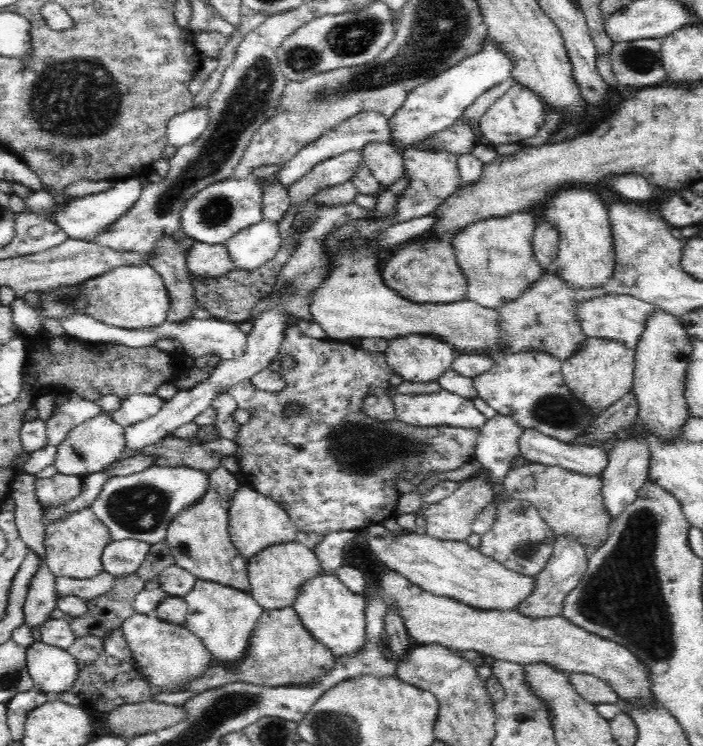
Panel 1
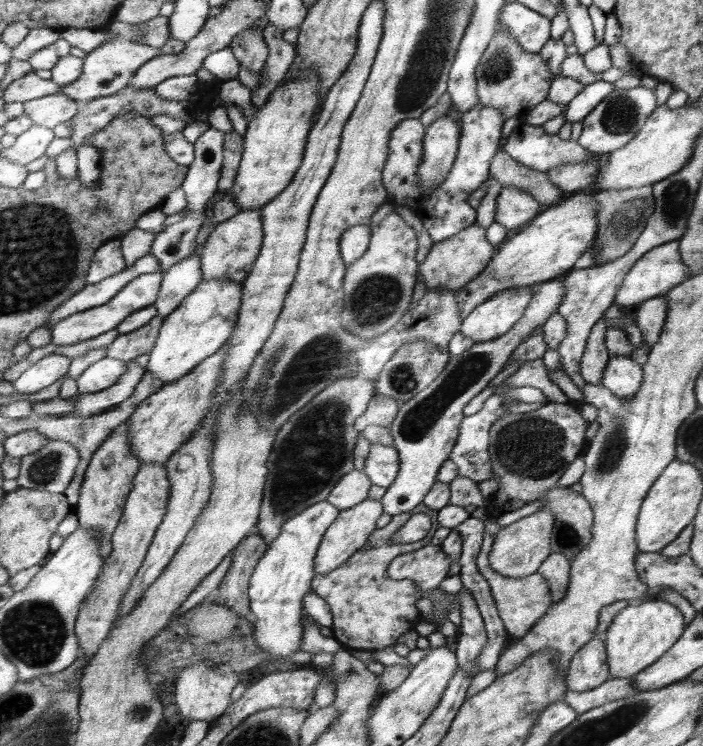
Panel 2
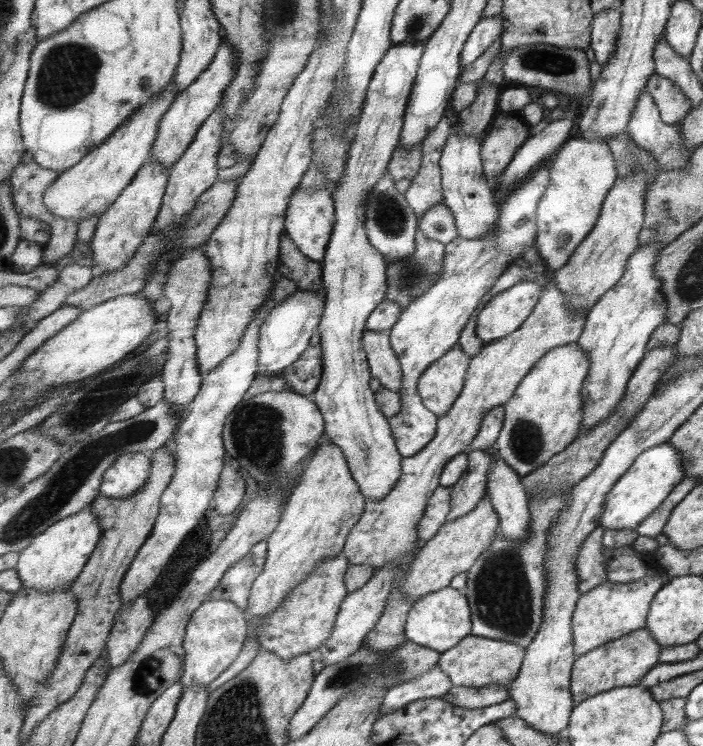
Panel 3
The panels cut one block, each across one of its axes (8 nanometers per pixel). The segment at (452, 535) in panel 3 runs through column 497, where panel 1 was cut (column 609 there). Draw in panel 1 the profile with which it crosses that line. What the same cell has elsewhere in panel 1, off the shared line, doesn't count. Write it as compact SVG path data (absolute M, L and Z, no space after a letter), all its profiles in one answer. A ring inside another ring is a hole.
M534 463L508 472L503 486L509 500L531 502L549 524L554 537L563 536L578 542L588 551L588 556L611 538L616 518L606 510L603 480L599 476L583 476L563 470L560 466Z

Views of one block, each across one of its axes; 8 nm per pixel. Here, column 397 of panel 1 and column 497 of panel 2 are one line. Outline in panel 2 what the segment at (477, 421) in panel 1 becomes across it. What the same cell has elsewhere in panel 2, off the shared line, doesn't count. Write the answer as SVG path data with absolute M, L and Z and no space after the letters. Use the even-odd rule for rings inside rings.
M533 386L515 387L509 390L509 393L503 395L497 393L493 394L493 396L489 396L489 398L485 400L485 404L483 404L483 409L474 416L465 417L460 425L460 437L450 457L450 460L453 460L457 464L460 476L471 478L477 483L483 480L491 480L494 476L492 474L489 432L491 432L491 426L494 426L495 421L502 416L502 405L505 399L519 399L522 400L522 402L529 403L543 403L548 400L545 392L543 392L541 388L535 388Z

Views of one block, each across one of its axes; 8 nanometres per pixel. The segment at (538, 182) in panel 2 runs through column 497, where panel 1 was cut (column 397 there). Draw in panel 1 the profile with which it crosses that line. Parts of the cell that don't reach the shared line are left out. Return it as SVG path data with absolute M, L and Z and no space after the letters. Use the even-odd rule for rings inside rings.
M368 142L361 150L362 160L365 165L372 171L372 174L378 179L383 186L392 186L394 182L400 180L406 173L406 167L403 161L402 153L396 152L396 149L388 142Z

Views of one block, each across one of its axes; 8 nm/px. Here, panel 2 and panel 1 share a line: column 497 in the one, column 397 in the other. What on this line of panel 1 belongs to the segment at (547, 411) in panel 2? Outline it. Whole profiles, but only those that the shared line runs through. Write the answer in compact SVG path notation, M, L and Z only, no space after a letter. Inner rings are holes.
M292 325L287 328L286 336L282 341L282 346L280 346L280 352L276 355L276 358L271 362L270 368L281 374L286 380L287 385L284 390L280 391L280 394L272 393L270 391L265 391L258 389L253 386L250 378L238 382L230 388L222 388L221 393L230 394L236 403L238 404L239 409L248 410L252 413L252 420L248 424L242 425L242 430L240 430L240 438L234 440L233 442L239 448L237 452L237 460L240 463L240 469L242 469L242 474L246 476L248 482L252 483L252 486L260 494L264 496L273 498L277 503L283 502L283 508L290 515L291 521L296 525L296 529L306 532L318 532L322 535L328 535L332 532L340 532L344 530L356 531L360 529L366 529L374 523L380 523L387 518L396 516L395 511L397 510L398 499L400 498L400 493L396 492L395 484L399 479L402 479L402 474L405 471L414 471L426 475L427 473L435 474L441 471L454 471L458 468L464 466L473 460L475 457L475 448L480 437L480 428L461 428L461 427L452 427L449 425L441 426L426 426L426 428L419 428L418 426L412 427L410 424L400 422L398 419L391 420L388 422L379 422L378 420L373 420L362 412L362 408L365 402L365 399L370 395L370 388L381 387L386 389L391 395L397 394L396 387L389 386L389 380L392 374L392 368L386 363L386 357L384 353L368 353L359 347L354 347L346 341L337 341L334 339L330 340L318 340L317 338L312 338L306 336L296 325ZM286 356L294 356L294 368L282 368L282 358ZM287 406L301 406L300 413L293 413L293 416L284 416L283 411L286 410Z

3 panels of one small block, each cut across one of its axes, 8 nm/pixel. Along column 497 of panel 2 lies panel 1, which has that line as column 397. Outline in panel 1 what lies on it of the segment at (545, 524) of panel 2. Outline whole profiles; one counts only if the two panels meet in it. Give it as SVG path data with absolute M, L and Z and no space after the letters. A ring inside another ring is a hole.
M384 525L367 527L368 547L387 566L414 584L441 597L450 597L474 609L513 611L534 592L536 579L508 570L466 541L442 541L417 533L391 534Z

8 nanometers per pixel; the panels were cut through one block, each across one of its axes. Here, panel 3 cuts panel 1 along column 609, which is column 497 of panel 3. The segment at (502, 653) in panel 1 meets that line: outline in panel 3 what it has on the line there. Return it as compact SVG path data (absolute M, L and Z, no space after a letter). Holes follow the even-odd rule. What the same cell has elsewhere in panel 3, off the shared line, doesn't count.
M471 634L459 645L442 653L439 664L455 686L481 688L491 685L509 685L519 677L527 651L524 646L512 642Z

